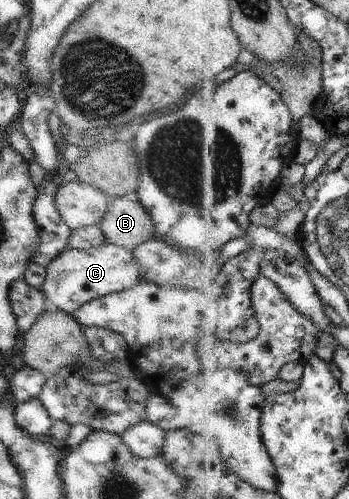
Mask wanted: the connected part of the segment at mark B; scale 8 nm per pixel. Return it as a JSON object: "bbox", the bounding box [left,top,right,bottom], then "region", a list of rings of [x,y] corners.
{"bbox":[98,197,154,250],"region":[[[121,197],[110,199],[107,212],[98,224],[105,240],[129,250],[154,237],[153,221],[141,202]]]}

